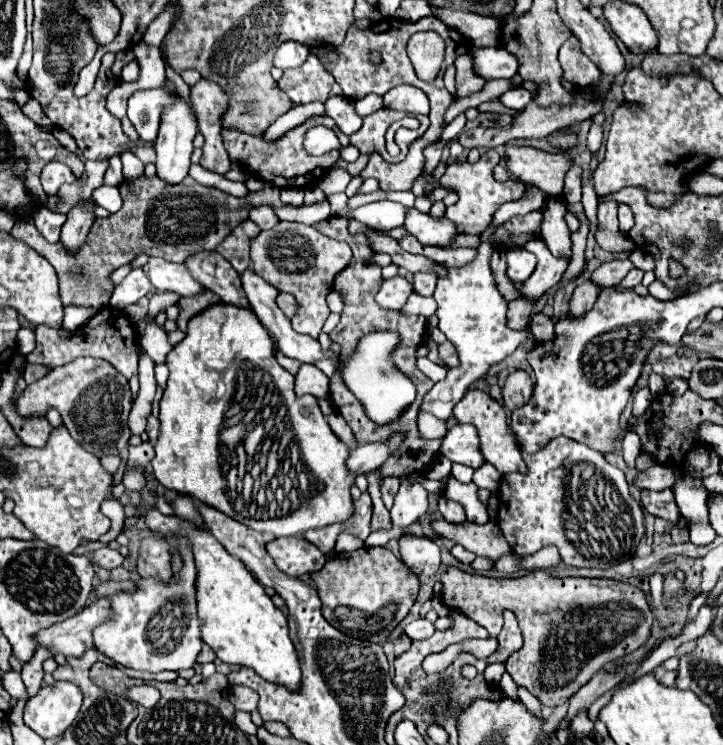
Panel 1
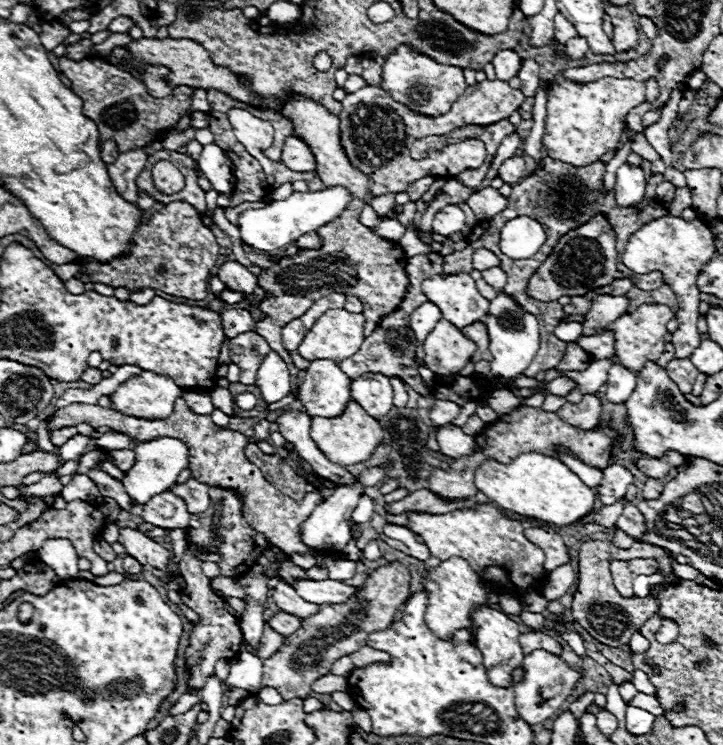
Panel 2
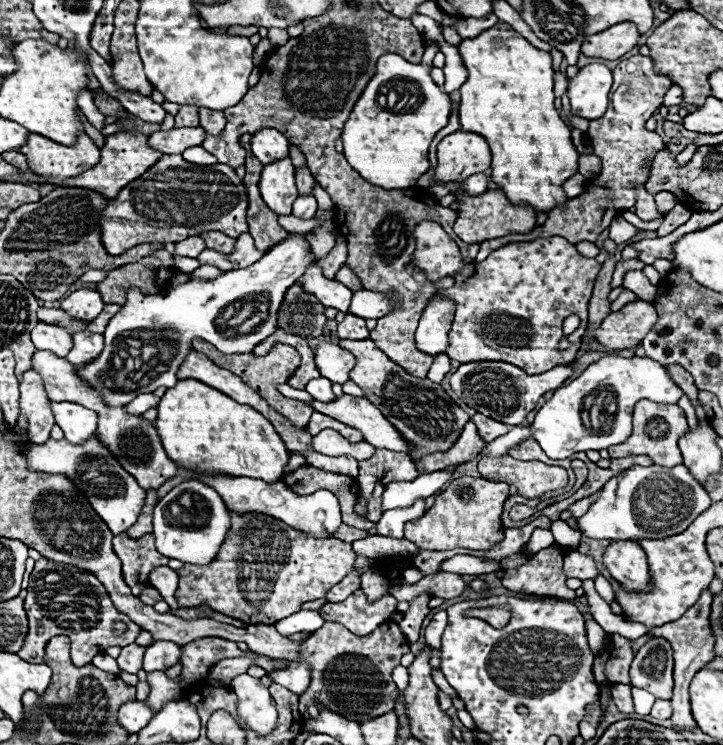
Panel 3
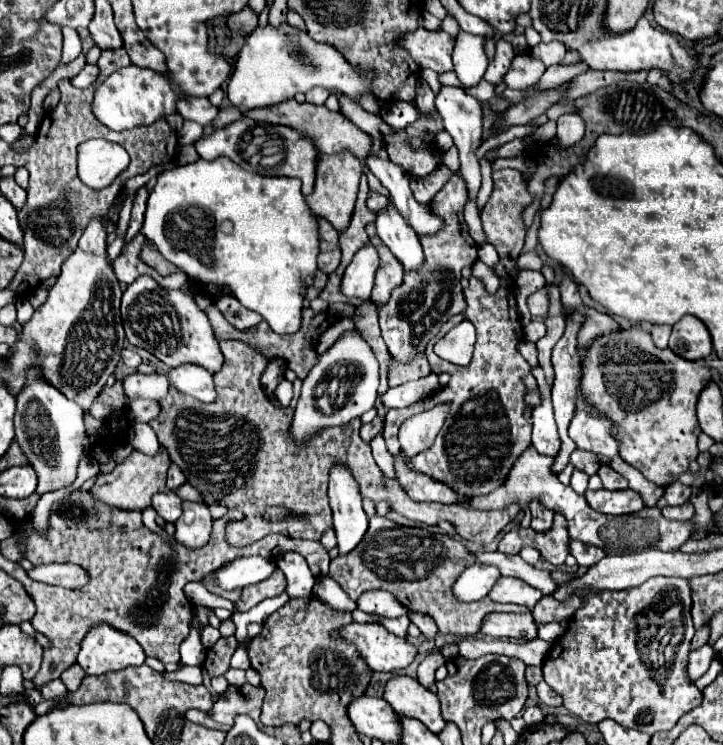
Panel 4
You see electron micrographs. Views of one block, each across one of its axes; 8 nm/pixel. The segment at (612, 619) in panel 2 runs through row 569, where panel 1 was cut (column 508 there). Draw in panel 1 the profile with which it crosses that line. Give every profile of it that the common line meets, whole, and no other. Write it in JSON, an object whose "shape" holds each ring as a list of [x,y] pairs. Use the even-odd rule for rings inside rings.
{"shape":[[[448,568],[442,572],[442,584],[448,608],[456,608],[456,602],[460,602],[460,610],[468,614],[468,602],[484,602],[484,610],[514,612],[524,644],[506,660],[506,670],[516,684],[528,688],[544,706],[568,702],[580,686],[602,670],[606,660],[644,646],[654,622],[646,594],[634,584],[610,578],[554,578],[536,570],[522,578],[502,580]]]}

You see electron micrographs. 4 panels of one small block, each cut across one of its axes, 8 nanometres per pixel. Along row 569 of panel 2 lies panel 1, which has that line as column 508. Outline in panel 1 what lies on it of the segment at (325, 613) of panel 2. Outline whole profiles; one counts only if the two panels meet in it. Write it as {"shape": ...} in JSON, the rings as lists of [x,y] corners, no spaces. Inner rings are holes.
{"shape":[[[516,370],[508,376],[504,388],[502,388],[502,398],[504,398],[504,406],[508,406],[510,410],[524,406],[530,398],[532,398],[532,380],[526,372]]]}

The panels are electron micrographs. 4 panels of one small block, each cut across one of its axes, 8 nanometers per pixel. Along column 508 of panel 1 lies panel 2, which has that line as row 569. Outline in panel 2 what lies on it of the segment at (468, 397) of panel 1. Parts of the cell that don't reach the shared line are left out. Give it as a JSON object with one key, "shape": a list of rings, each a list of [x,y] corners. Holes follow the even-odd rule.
{"shape":[[[448,558],[440,566],[430,568],[428,576],[422,580],[424,588],[428,590],[428,608],[426,608],[426,624],[438,638],[452,638],[456,630],[466,628],[476,642],[476,626],[472,622],[472,612],[478,610],[482,604],[488,604],[488,592],[482,586],[480,576],[470,568],[464,558]]]}

